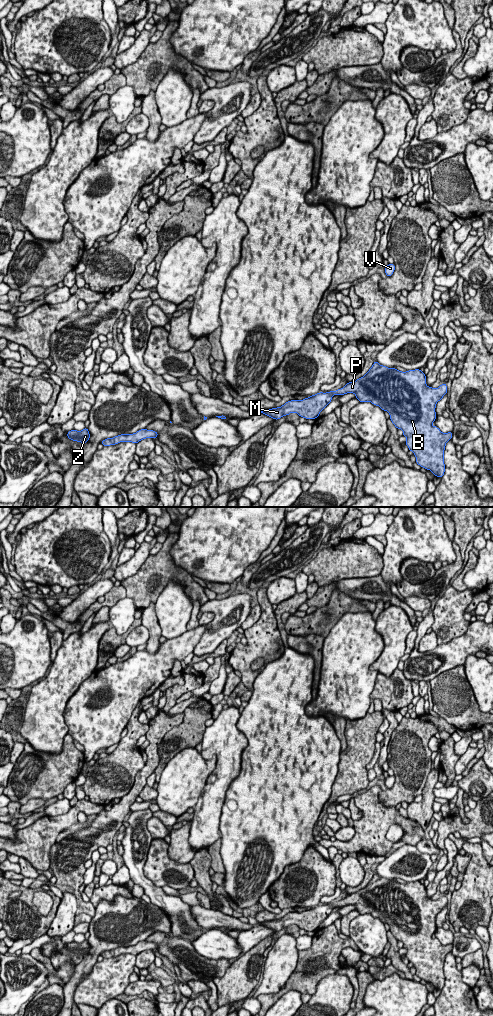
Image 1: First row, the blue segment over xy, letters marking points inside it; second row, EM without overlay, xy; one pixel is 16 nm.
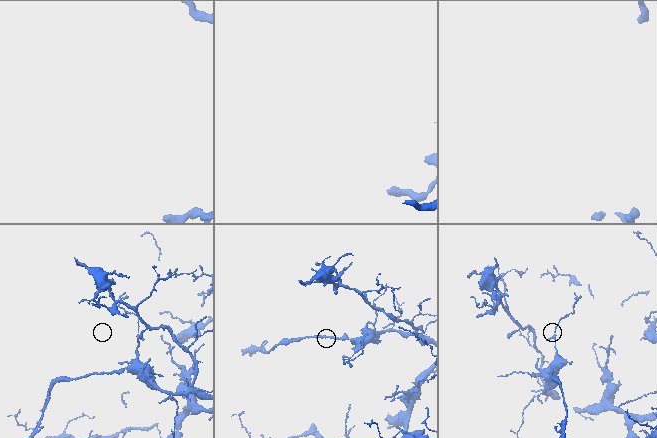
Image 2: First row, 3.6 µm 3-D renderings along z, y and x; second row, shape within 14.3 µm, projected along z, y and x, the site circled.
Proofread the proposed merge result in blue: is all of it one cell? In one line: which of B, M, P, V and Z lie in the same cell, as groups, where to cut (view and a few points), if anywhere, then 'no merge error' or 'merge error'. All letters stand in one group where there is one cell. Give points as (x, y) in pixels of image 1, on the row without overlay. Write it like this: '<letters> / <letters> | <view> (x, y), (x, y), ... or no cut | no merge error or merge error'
B M P V Z | no cut | no merge error

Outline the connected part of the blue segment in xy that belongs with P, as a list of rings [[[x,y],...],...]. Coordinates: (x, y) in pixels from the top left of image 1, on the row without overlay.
[[[375,873],[369,883],[356,893],[348,894],[343,900],[330,904],[319,904],[303,912],[290,912],[281,919],[259,923],[275,932],[290,925],[297,925],[306,931],[319,929],[320,924],[332,913],[334,907],[354,905],[359,914],[371,914],[387,923],[390,932],[397,941],[403,942],[403,948],[407,950],[406,957],[416,969],[416,975],[426,982],[430,982],[434,988],[442,990],[445,985],[444,962],[446,955],[451,952],[453,945],[442,945],[440,941],[433,938],[437,927],[436,916],[447,906],[446,895],[438,900],[426,897],[426,887],[420,881],[402,884],[396,880],[388,880]]]

